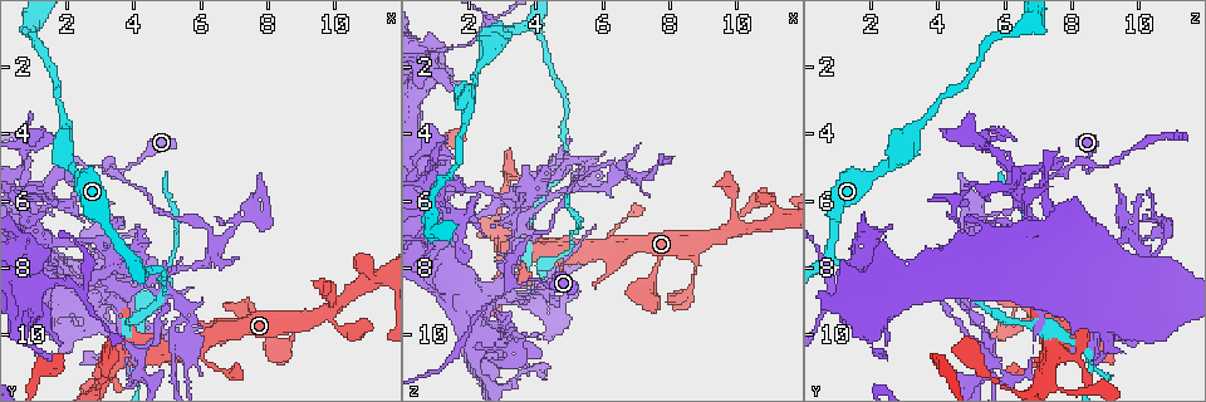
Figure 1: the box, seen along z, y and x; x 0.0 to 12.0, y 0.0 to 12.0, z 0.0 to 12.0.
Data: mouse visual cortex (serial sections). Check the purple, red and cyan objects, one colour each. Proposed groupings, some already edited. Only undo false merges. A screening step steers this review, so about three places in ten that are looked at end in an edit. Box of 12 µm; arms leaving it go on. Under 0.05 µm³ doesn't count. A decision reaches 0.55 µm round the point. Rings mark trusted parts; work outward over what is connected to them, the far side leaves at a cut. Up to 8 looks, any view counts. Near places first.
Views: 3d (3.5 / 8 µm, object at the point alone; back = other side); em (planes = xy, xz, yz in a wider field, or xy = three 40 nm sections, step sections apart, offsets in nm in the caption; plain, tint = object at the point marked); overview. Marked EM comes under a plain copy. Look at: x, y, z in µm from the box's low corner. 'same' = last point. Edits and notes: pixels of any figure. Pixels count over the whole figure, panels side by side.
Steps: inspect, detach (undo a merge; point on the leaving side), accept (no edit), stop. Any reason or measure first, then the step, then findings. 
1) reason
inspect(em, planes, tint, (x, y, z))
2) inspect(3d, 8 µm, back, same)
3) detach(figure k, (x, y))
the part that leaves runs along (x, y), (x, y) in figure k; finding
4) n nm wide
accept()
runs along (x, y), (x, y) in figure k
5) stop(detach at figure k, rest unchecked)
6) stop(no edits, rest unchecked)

a narrow waist
inspect(3d, 3.5 µm, back, (3.8, 10.7, 8.5))

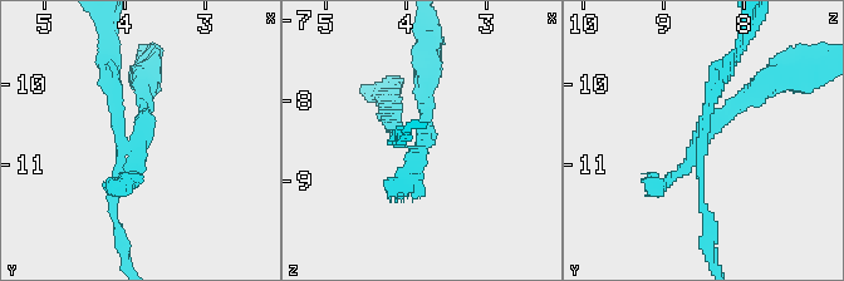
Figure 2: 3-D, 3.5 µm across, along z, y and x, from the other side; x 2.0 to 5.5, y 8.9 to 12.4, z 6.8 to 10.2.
detach(figure 2, (394, 126))
the part that leaves runs along (408, 147), (389, 118), (393, 95) in figure 2; a second cell is stuck on

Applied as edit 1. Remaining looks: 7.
three-way junction
inspect(3d, 8 µm, (3.2, 5.0, 8.5))

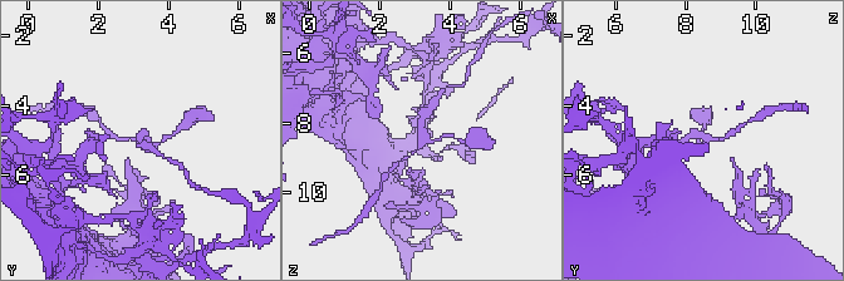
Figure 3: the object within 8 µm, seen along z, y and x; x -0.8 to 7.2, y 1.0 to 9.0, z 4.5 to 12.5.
zoom in
inspect(3d, 3.5 µm, (3.3, 5.0, 8.5))

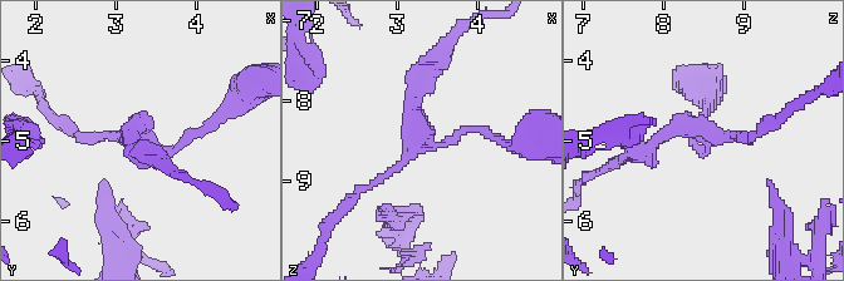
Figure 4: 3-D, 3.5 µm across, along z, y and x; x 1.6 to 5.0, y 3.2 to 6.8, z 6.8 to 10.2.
3 arms; arms of 100, 100, 200 nm; now the EM
inspect(em, xy, step 2, tint, (3.30, 4.95, 8.50))

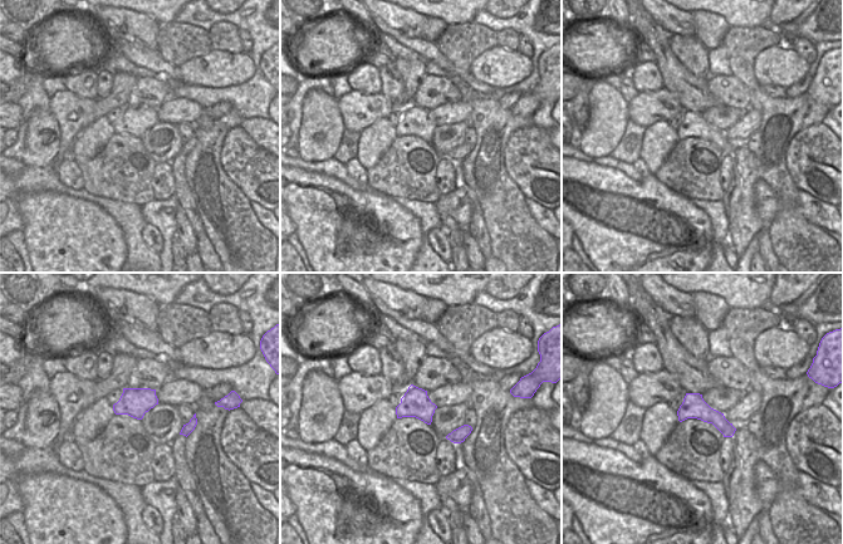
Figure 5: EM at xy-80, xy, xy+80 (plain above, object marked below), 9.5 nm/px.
260 nm wide
accept()
runs along (205, 126), (173, 149), (136, 126), (143, 153) in figure 4; continuous, no second cell

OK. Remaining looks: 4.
three-way junction
inspect(3d, 8 µm, (6.4, 7.1, 5.1))

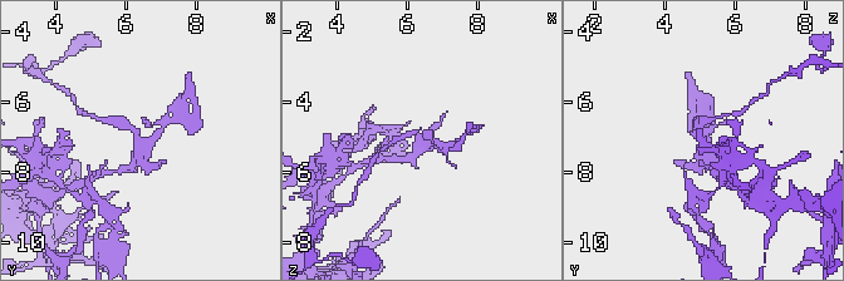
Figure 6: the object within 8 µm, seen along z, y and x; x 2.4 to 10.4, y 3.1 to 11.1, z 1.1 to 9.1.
need the tissue
inspect(em, xy, step 5, tint, (6.4, 7.2, 5.0))

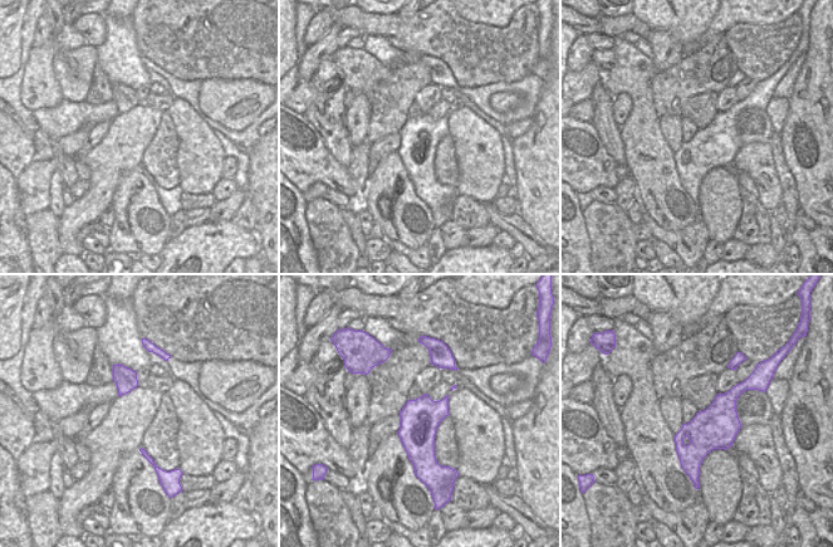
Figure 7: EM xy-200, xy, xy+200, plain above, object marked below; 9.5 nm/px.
detach(figure 6, (703, 136))
the part that leaves runs along (693, 133), (702, 153), (721, 168) in figure 6; two cells meet here

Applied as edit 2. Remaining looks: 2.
stop(detach at figure 2, detach at figure 6, rest unchecked)

